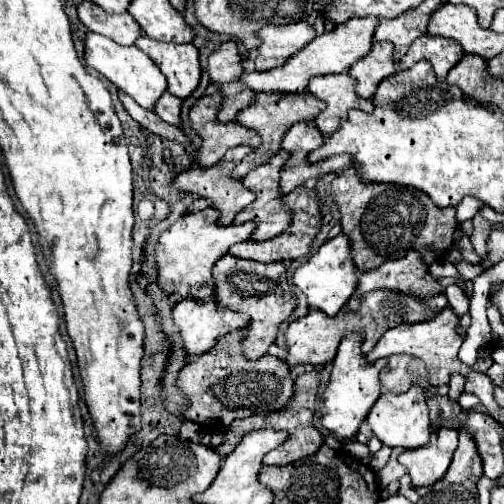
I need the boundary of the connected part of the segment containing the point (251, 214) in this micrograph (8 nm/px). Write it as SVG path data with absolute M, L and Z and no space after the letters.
M280 150L268 164L254 168L254 170L242 180L248 190L254 190L254 192L256 192L256 200L254 200L250 206L246 206L246 208L236 216L234 224L242 224L242 222L246 222L246 220L256 220L256 222L258 222L258 230L252 234L252 240L268 240L268 238L274 238L276 234L282 234L282 232L290 226L290 222L292 222L292 212L290 212L288 206L284 206L282 194L280 194L280 170L282 170L282 166L286 164L288 156L290 156L290 154L288 154L286 150Z

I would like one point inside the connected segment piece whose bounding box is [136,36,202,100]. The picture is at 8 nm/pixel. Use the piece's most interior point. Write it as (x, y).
(179, 63)

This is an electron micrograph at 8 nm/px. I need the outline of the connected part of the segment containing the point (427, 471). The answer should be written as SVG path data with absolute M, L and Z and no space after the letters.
M442 426L438 433L435 446L406 450L398 456L398 462L406 466L414 486L432 486L446 474L452 462L452 454L458 448L458 430Z

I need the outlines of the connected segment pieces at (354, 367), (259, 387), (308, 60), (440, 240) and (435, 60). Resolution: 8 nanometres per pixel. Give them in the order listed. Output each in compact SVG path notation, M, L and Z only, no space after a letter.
M352 332L352 334L346 334L346 338L342 338L338 346L338 354L334 356L334 362L332 362L328 388L324 392L320 424L338 438L352 438L358 432L360 424L366 420L370 408L374 406L374 402L382 392L380 370L386 366L388 360L368 362L360 350L362 342L364 342L364 336L360 332Z
M246 328L232 330L218 344L188 362L178 374L178 386L190 398L190 408L184 412L186 420L202 426L224 426L228 428L236 418L248 418L254 414L270 414L284 410L294 394L294 376L290 366L276 356L262 356L258 360L244 358L242 342Z
M354 16L354 18L338 24L334 30L324 32L322 36L316 36L304 50L300 50L294 58L290 58L290 62L286 62L286 66L280 66L280 68L268 70L268 72L246 72L242 76L242 80L256 94L260 94L260 92L266 92L266 94L270 94L270 92L292 92L292 94L304 92L310 78L348 72L354 62L364 58L372 50L372 38L374 38L374 30L376 30L378 22L380 22L380 18L374 18L374 16L364 16L364 18Z
M354 166L346 168L332 182L334 200L340 208L342 232L352 240L354 264L360 270L382 266L386 260L402 258L408 250L418 250L428 264L442 260L456 230L456 208L438 208L428 194L412 186L362 182Z
M422 36L414 40L414 44L408 48L408 52L402 56L400 66L412 68L418 60L428 60L438 76L438 80L446 80L448 70L464 56L462 46L454 40L438 38L438 36Z

